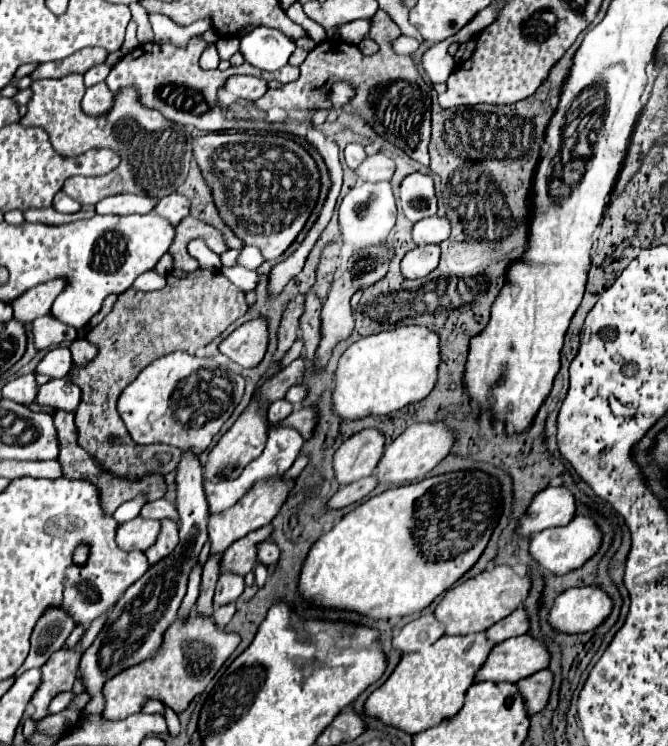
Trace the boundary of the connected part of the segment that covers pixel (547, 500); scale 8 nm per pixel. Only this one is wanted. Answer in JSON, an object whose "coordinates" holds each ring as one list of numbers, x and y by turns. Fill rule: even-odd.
{"coordinates":[[548,486,532,500,526,516,520,520,518,534,530,536,546,528,568,524,574,518,574,512,576,500,568,488]]}

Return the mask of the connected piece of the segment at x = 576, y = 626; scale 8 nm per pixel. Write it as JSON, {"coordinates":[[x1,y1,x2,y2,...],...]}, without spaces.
{"coordinates":[[580,586,562,592,550,612,550,624,566,634,590,632,612,612,612,598,598,586]]}

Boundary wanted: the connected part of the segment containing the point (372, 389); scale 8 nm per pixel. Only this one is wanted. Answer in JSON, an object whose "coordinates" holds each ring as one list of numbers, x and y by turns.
{"coordinates":[[400,326,390,332,378,332,354,342,340,358,336,386,332,392,338,416,358,420,364,416,382,416,426,398,438,378,440,336,426,326]]}

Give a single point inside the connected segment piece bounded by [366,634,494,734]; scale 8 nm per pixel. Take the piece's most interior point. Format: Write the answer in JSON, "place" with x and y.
{"place":[427,687]}

